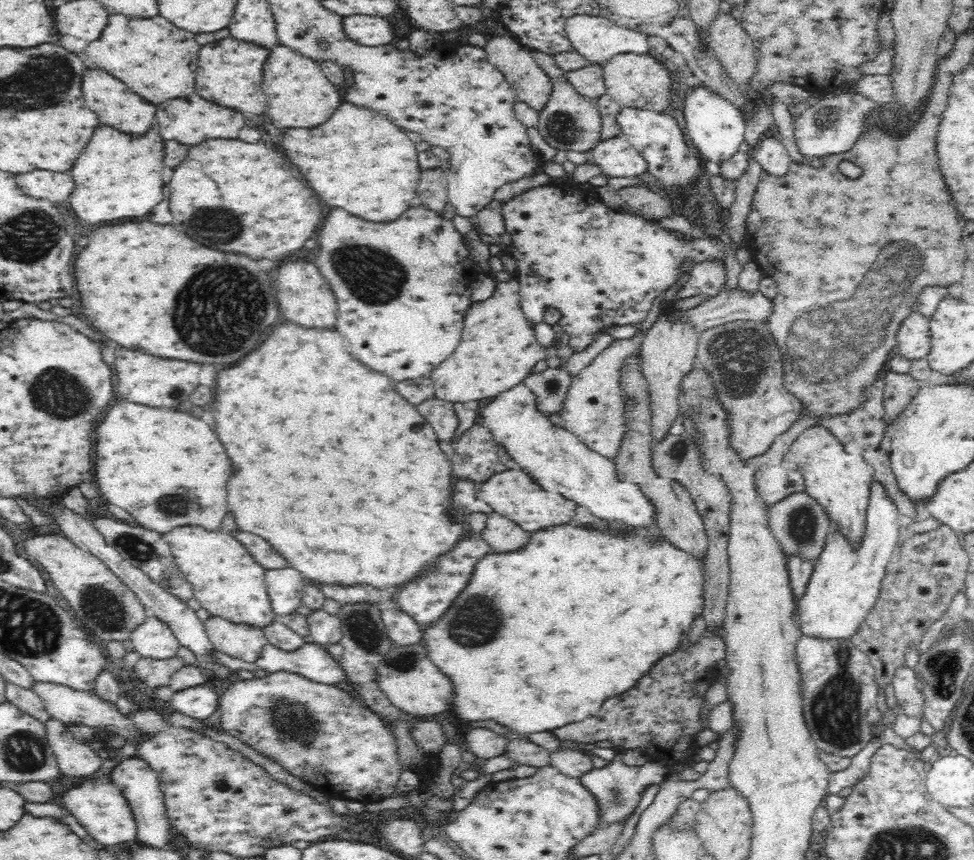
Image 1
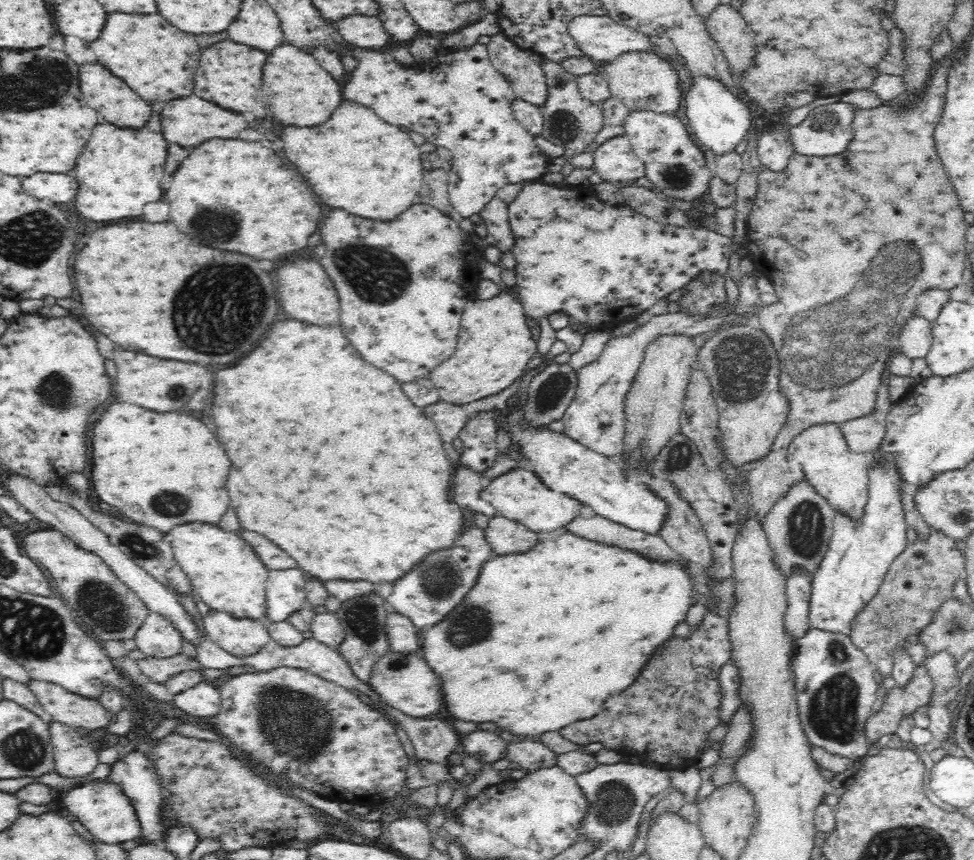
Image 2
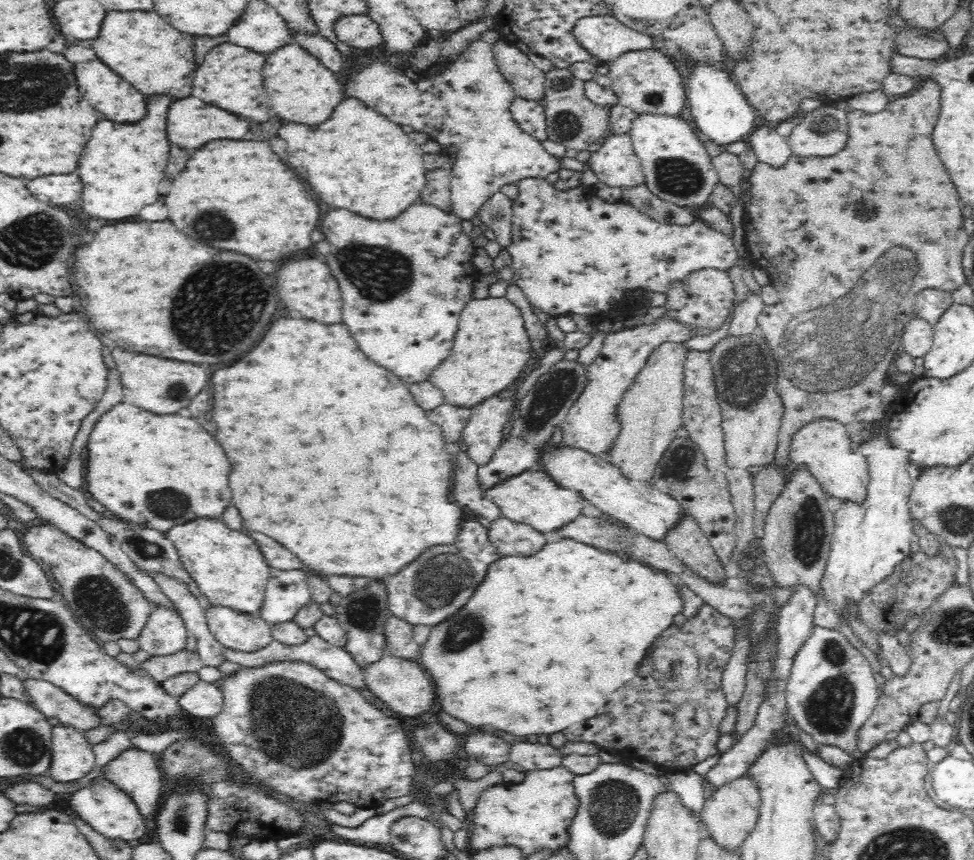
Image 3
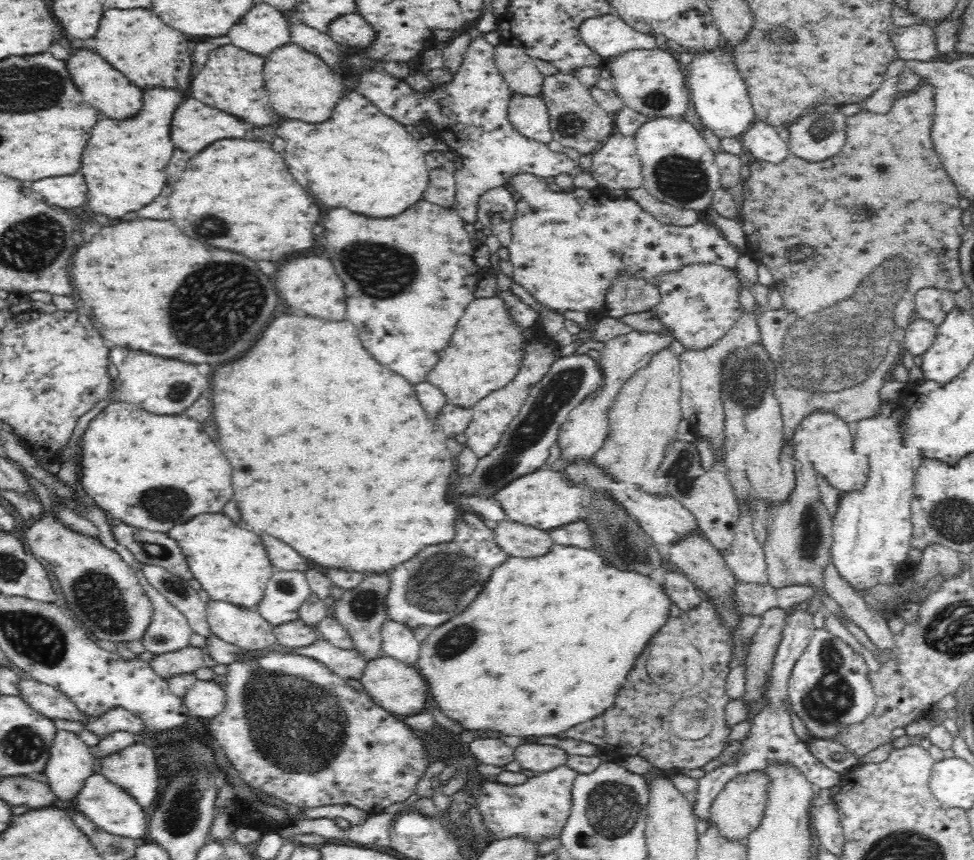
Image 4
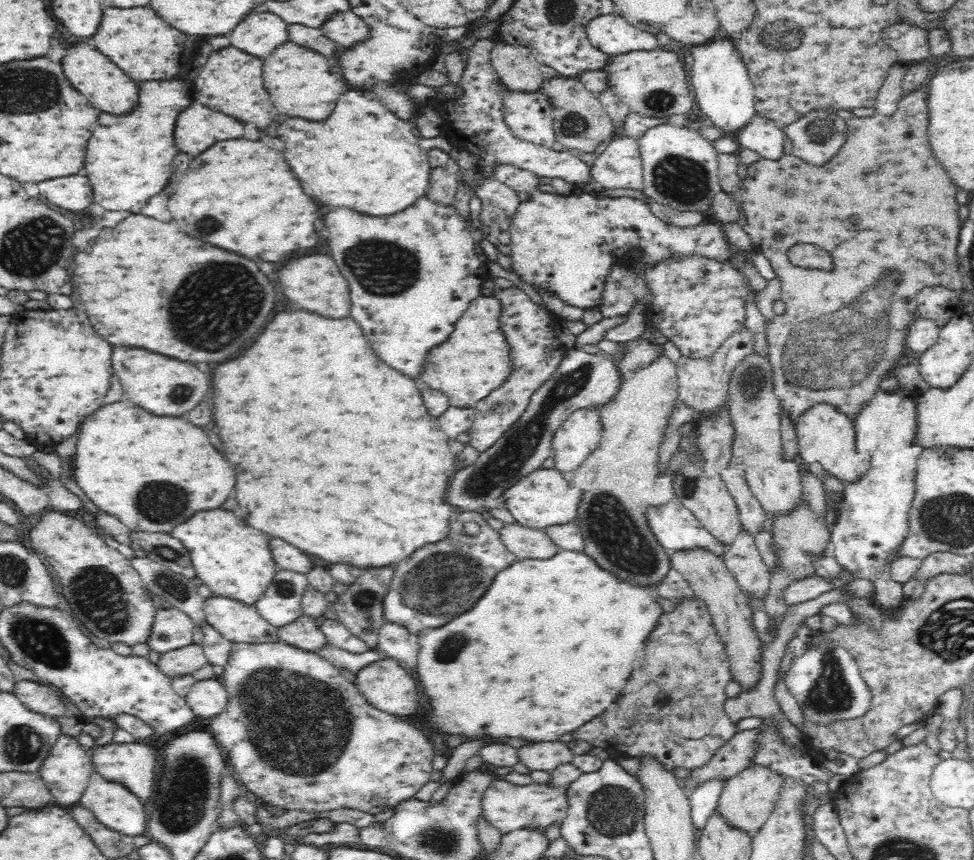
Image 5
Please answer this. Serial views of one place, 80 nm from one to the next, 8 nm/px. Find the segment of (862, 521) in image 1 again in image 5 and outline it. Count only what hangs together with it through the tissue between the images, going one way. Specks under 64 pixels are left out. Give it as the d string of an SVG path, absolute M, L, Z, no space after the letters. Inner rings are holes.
M822 404L807 411L795 426L798 456L804 463L818 462L818 468L822 468L826 476L836 476L845 485L856 483L862 480L862 476L866 476L866 460L856 454L854 424L848 417L838 413L828 404Z

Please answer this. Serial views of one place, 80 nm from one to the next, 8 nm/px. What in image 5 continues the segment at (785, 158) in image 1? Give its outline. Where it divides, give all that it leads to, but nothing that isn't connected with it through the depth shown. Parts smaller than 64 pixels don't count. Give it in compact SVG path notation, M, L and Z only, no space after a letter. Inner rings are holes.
M757 114L736 134L742 149L754 150L762 159L780 160L784 156L786 134L771 120Z

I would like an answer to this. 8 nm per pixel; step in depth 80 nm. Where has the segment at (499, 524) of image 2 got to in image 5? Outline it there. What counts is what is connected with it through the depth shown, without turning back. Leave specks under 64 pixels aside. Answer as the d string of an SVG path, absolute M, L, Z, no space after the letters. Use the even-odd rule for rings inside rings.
M505 523L497 532L506 550L517 559L550 558L560 549L542 529Z

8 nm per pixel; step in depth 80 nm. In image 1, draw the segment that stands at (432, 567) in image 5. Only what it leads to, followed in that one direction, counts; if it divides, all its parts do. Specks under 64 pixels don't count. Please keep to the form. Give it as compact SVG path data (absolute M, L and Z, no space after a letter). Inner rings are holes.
M470 535L458 541L445 555L442 555L431 572L414 580L412 583L398 587L393 595L393 602L397 608L408 613L420 624L432 624L438 620L444 611L454 602L454 599L461 593L470 578L473 566L478 559L488 552L492 552L489 544L481 535Z

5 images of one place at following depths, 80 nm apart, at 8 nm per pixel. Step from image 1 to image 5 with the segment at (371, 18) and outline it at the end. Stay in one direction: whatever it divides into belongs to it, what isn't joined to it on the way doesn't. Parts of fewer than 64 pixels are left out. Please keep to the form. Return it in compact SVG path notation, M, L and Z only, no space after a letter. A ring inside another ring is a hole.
M351 10L332 16L320 29L328 38L345 48L364 42L369 36L366 21Z

